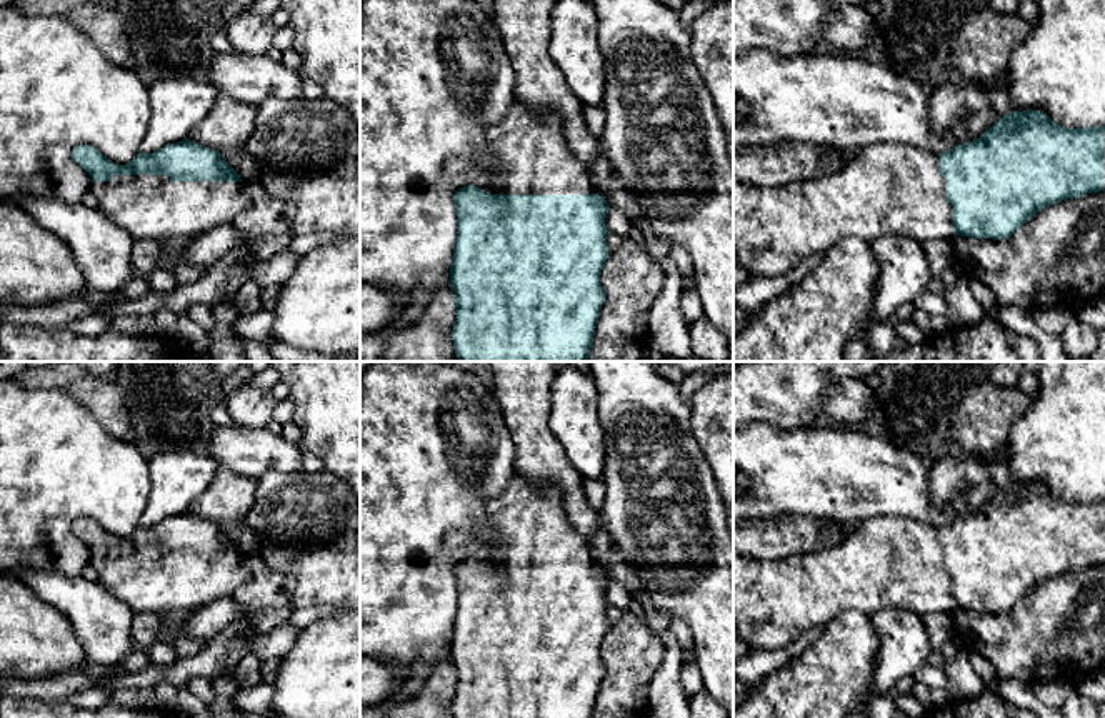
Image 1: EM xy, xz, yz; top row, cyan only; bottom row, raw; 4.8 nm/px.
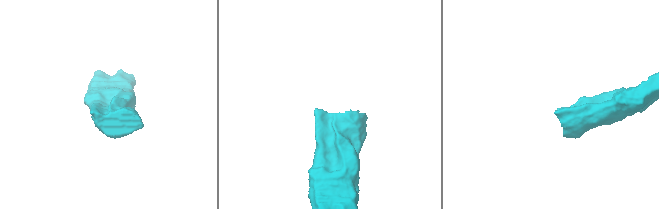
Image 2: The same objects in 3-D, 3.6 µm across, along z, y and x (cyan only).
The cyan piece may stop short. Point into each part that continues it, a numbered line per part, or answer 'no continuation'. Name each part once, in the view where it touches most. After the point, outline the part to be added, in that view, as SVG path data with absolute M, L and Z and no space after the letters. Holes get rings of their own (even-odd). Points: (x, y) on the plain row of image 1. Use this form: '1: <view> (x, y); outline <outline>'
1: xy (152, 580); outline M115 548L112 555L93 555L92 566L98 583L127 603L135 613L175 613L207 606L220 598L235 596L252 575L243 555L172 555L168 548Z

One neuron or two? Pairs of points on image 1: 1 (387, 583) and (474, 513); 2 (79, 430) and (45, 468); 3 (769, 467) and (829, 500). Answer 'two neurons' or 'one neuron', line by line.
1: one neuron
2: one neuron
3: one neuron

